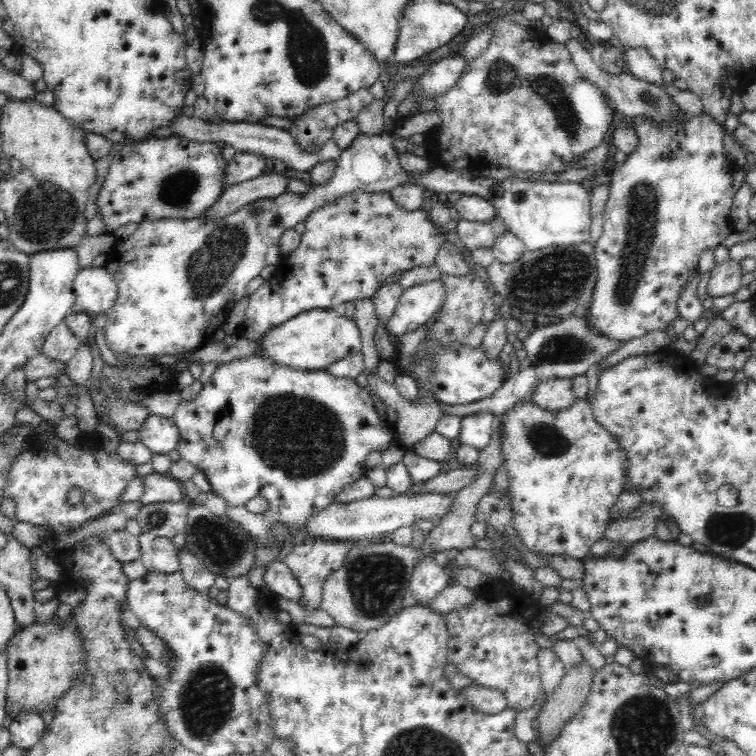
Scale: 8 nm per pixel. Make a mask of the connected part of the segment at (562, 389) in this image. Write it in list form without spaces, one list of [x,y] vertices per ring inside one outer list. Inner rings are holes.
[[[569,378],[548,379],[534,391],[532,402],[544,410],[557,413],[566,410],[576,402],[573,382]]]

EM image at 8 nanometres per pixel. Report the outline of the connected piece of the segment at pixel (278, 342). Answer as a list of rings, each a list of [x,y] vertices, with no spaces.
[[[334,309],[309,310],[288,318],[286,322],[264,332],[256,342],[258,347],[254,357],[304,372],[325,369],[341,358],[360,353],[362,346],[354,318],[348,319]]]

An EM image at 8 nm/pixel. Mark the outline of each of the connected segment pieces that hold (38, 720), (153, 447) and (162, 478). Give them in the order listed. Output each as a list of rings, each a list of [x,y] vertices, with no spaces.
[[[24,711],[12,720],[8,732],[10,744],[28,751],[43,737],[44,722],[38,713]]]
[[[150,413],[138,428],[139,441],[152,454],[167,454],[178,444],[178,427],[168,417]]]
[[[151,472],[144,476],[144,491],[138,502],[143,506],[155,503],[176,503],[185,500],[183,487],[176,479],[165,473]]]

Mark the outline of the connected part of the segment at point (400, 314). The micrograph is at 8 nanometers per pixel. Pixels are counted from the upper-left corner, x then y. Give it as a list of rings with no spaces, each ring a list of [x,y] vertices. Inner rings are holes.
[[[441,279],[426,281],[404,290],[391,320],[385,324],[387,332],[402,336],[418,330],[438,312],[444,298],[445,287]]]

